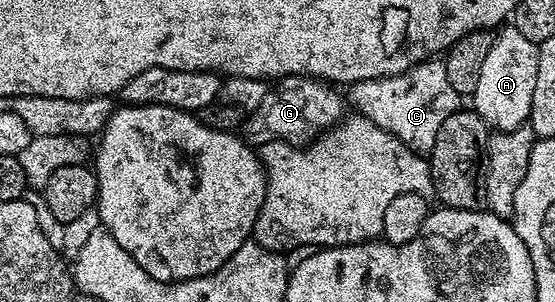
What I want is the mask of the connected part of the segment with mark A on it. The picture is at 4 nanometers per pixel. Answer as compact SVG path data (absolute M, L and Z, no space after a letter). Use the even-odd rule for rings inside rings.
M508 25L501 35L497 34L492 41L492 48L486 61L482 64L482 74L478 76L478 89L470 97L470 107L483 117L484 122L489 128L496 131L513 131L519 127L525 126L530 117L530 109L534 101L534 84L538 81L538 53L539 46L532 43L526 37L522 37L522 33L518 33L518 29Z

